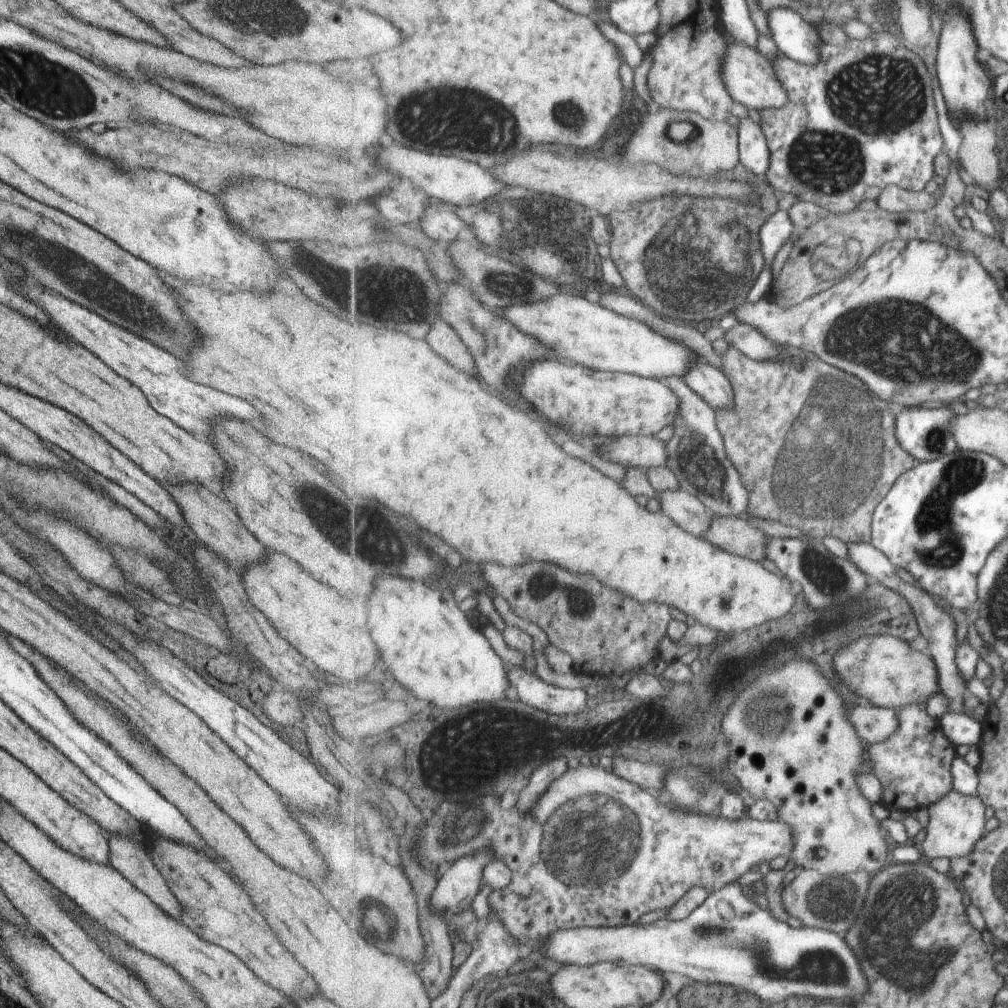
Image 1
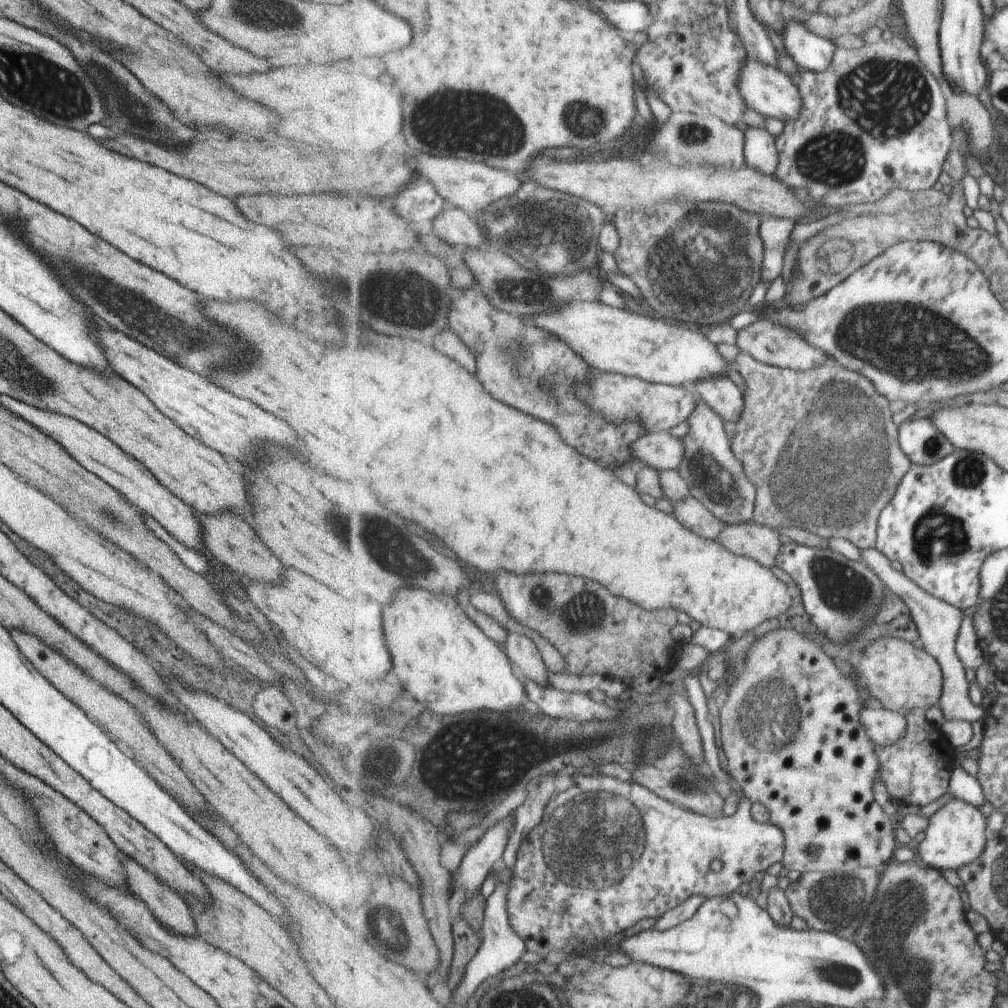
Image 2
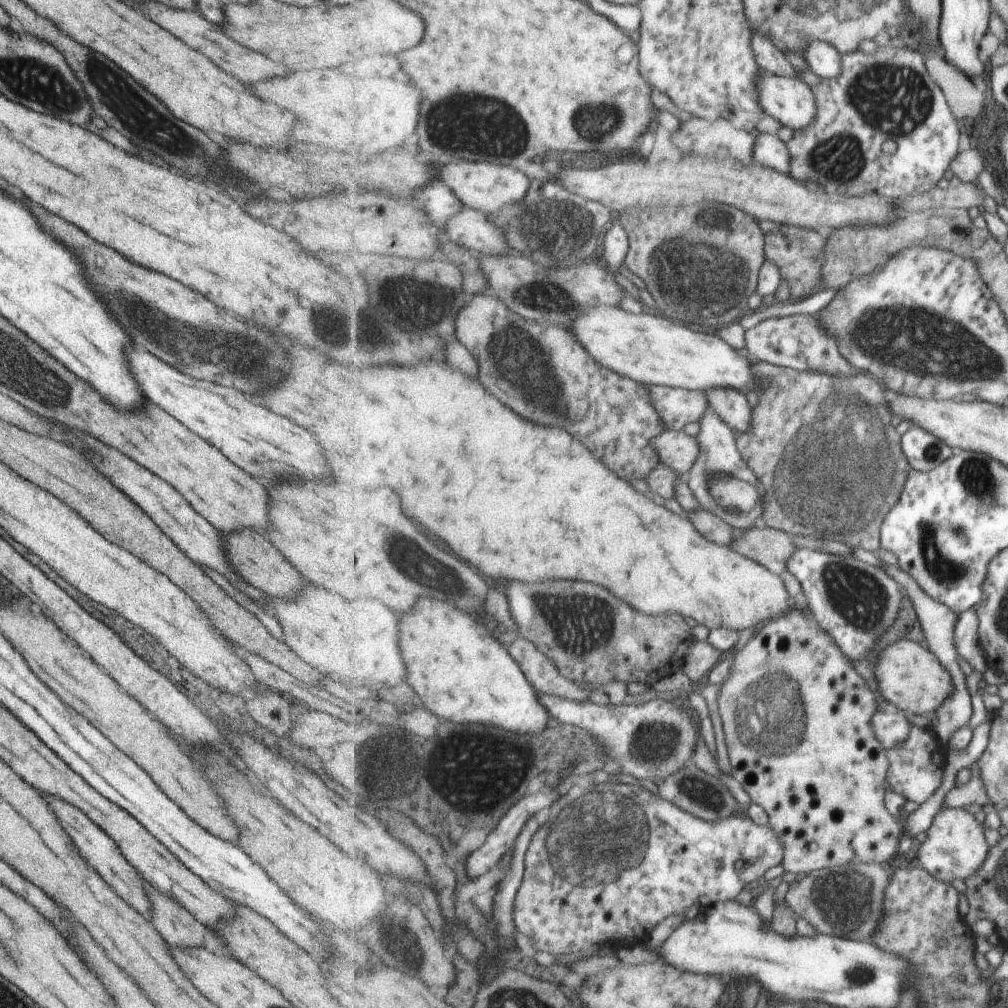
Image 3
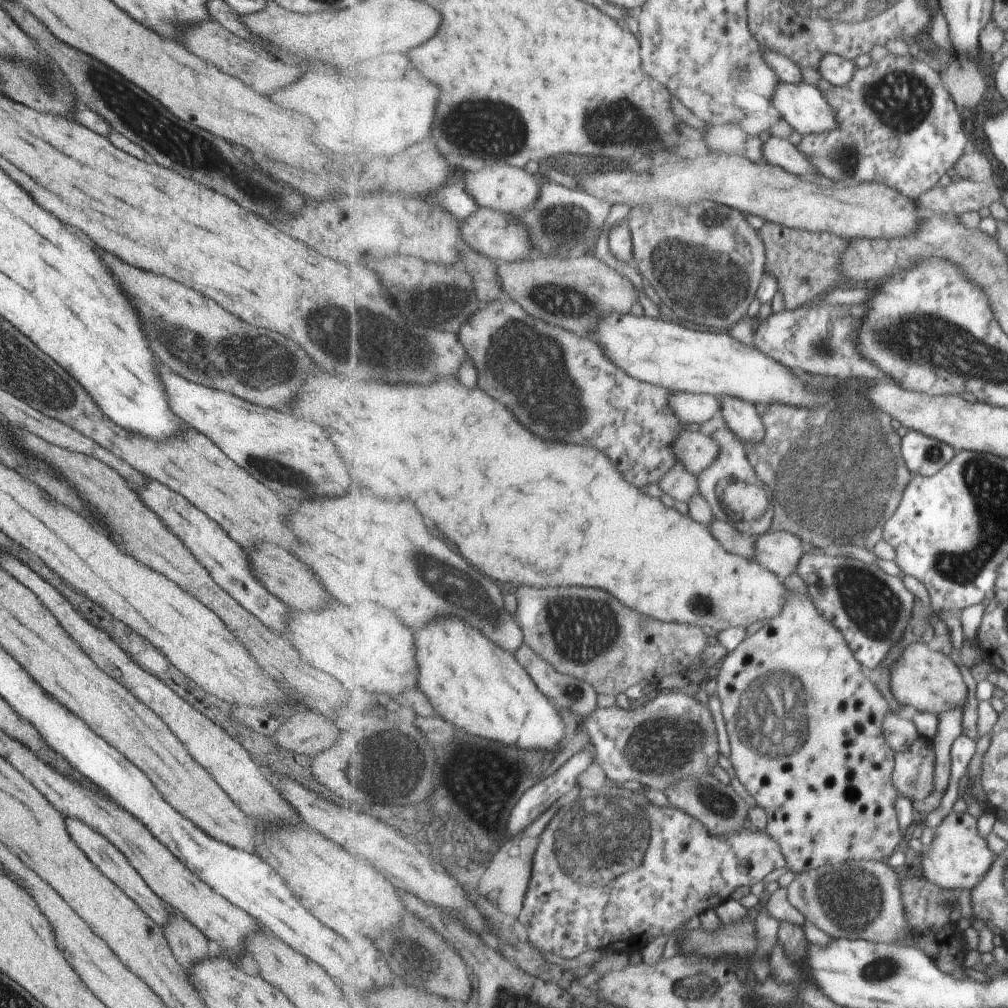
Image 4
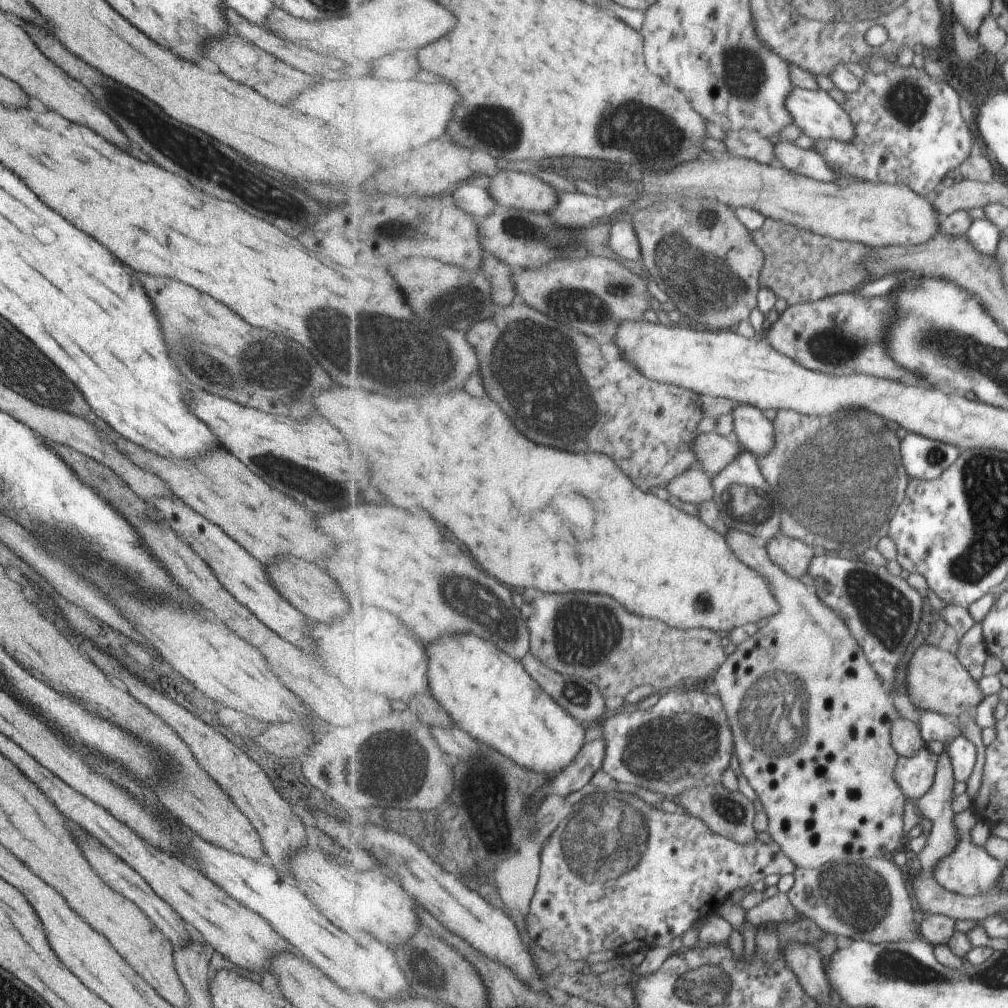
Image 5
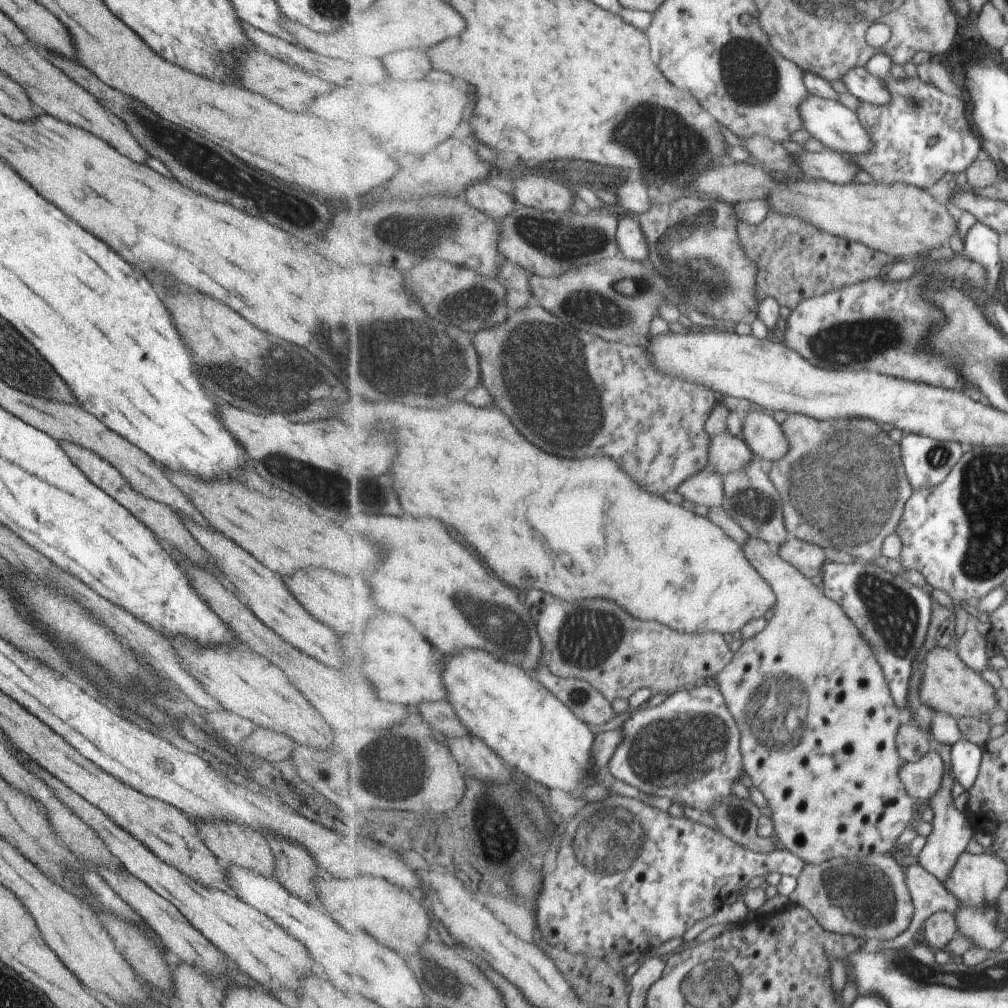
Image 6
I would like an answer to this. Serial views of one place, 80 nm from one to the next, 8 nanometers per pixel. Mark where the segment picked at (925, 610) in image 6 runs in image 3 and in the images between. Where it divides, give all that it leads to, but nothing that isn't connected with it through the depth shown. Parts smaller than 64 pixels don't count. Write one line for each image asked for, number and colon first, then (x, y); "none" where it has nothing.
3: (855, 602)
4: (871, 608)
5: (883, 613)

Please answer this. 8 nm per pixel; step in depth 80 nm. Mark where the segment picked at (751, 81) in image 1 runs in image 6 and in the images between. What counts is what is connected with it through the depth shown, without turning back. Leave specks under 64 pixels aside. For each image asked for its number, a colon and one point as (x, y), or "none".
2: (770, 92)
3: (790, 101)
4: (807, 110)
5: (818, 116)
6: (838, 128)

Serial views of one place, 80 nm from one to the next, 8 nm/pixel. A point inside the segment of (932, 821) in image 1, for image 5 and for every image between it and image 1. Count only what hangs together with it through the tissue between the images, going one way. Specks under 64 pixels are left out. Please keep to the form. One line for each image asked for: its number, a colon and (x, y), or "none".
2: (957, 834)
3: (955, 848)
4: (958, 858)
5: (970, 870)

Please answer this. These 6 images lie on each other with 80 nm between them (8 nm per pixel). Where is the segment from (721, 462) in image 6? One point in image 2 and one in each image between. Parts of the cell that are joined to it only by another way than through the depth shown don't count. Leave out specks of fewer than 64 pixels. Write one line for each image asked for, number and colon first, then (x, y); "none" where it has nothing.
2: (661, 451)
3: (677, 449)
4: (696, 451)
5: (714, 452)

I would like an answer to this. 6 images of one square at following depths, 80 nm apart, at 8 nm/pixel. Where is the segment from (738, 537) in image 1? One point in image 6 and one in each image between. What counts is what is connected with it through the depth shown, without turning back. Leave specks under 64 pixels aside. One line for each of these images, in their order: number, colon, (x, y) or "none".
2: (750, 539)
3: (772, 548)
4: (780, 551)
5: (794, 555)
6: (808, 557)

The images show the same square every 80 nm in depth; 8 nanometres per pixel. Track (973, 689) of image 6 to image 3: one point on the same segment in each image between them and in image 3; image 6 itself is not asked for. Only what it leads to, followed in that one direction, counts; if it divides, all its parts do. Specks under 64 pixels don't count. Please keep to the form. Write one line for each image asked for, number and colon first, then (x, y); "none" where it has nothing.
3: (912, 678)
4: (928, 680)
5: (936, 680)

